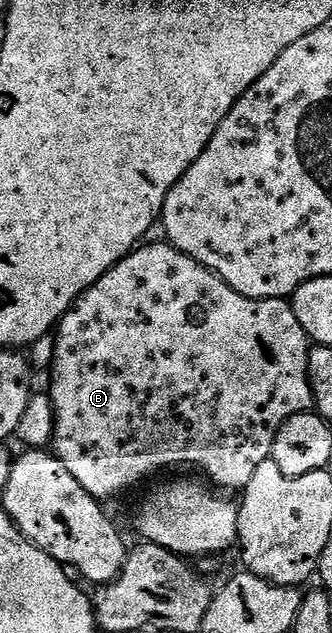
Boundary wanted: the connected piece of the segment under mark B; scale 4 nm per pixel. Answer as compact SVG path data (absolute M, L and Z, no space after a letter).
M145 243L133 250L125 256L118 265L113 265L107 271L107 275L103 275L103 279L99 279L90 287L86 293L78 297L77 302L73 304L71 309L65 313L61 319L61 324L55 330L53 337L53 356L51 364L53 364L53 374L49 377L49 388L47 394L53 405L53 438L51 442L52 452L63 463L63 467L67 467L67 471L71 471L71 475L75 475L75 479L79 479L79 487L83 487L83 491L87 491L92 497L96 497L98 501L108 502L108 497L117 497L120 493L125 493L128 489L133 489L136 485L144 483L148 477L153 477L156 473L161 473L164 469L177 469L180 465L194 465L201 474L204 475L218 490L229 491L225 489L237 489L236 491L244 491L247 483L251 483L251 478L255 475L259 463L270 460L273 456L273 444L275 443L275 435L279 431L279 427L283 427L283 423L287 423L287 419L291 419L291 415L296 413L308 413L314 408L313 389L309 385L309 350L311 342L309 337L303 331L303 327L299 323L299 319L295 319L295 311L292 304L288 300L276 297L275 299L251 299L239 295L239 291L235 291L230 287L224 279L217 273L211 272L206 265L200 265L195 259L191 259L183 251L179 251L175 246L168 243Z

